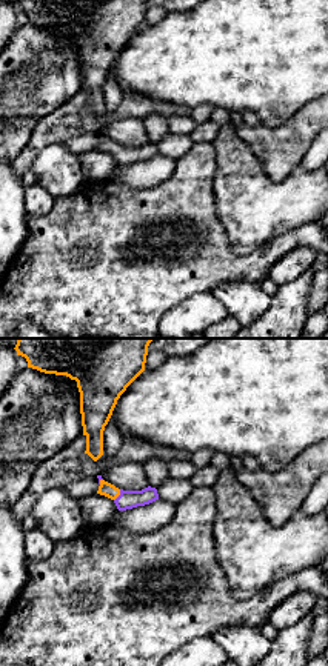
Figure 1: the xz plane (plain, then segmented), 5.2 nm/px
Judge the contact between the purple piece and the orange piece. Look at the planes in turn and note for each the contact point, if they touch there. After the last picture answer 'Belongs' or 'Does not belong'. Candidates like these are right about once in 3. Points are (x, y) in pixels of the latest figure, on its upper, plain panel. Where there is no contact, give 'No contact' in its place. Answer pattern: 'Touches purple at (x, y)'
Touches purple at (119, 151)

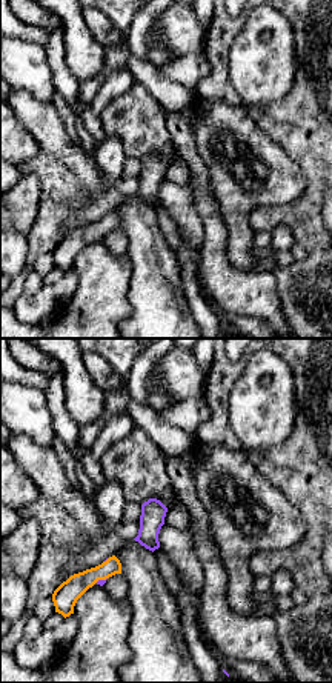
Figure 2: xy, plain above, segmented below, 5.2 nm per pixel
Touches purple at (100, 236)

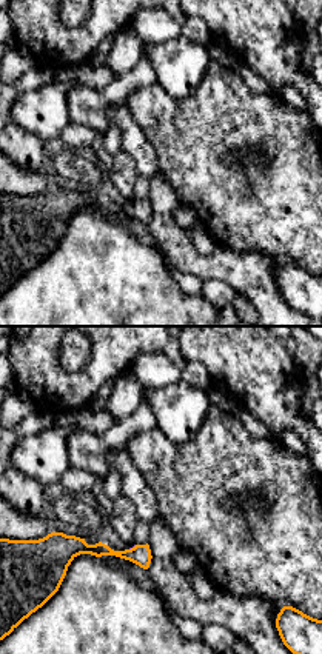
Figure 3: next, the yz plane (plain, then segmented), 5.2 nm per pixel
Touches purple at (133, 202)

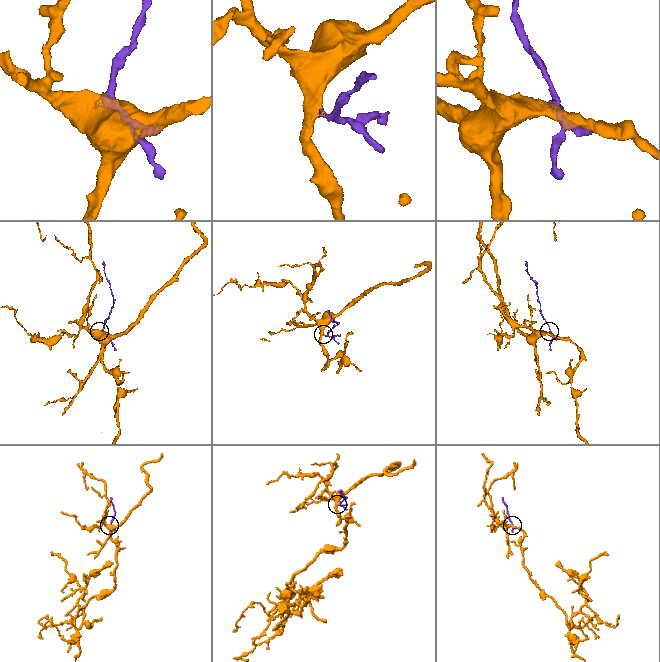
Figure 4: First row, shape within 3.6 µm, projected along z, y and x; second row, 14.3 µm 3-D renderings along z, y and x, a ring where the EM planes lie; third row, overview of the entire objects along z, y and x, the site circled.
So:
Belongs

